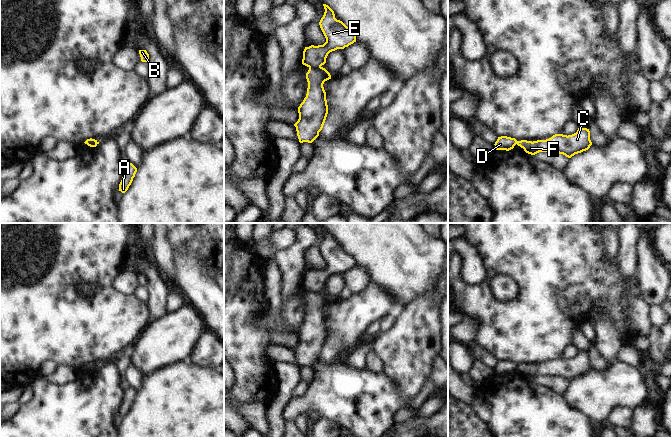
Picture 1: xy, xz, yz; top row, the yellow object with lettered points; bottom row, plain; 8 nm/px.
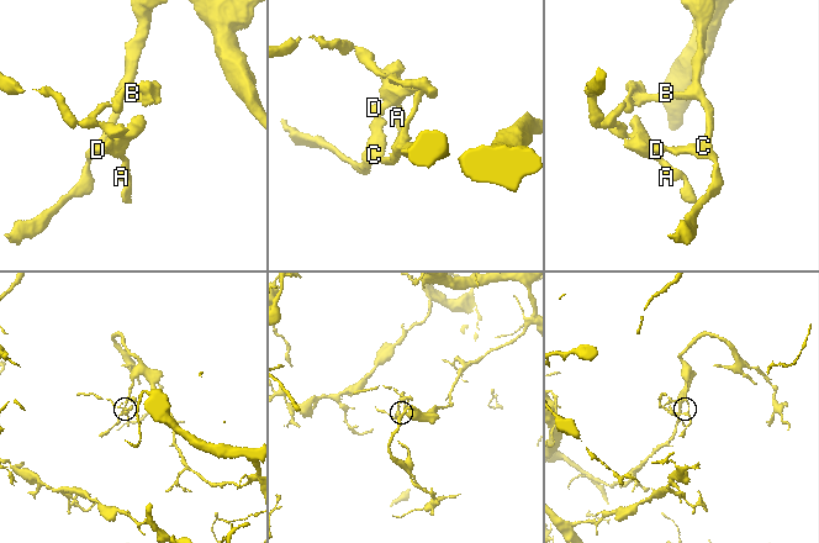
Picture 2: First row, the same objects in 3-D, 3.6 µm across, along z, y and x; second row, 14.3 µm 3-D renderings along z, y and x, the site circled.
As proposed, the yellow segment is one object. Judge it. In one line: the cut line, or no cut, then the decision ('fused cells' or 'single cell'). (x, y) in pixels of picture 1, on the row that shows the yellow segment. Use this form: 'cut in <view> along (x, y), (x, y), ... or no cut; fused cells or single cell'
cut in xz along (320, 66), (309, 68); fused cells

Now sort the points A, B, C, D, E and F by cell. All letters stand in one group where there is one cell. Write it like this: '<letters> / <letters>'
A D E / B C F

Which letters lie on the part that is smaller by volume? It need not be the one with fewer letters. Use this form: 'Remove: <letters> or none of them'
Remove: A, D, E.

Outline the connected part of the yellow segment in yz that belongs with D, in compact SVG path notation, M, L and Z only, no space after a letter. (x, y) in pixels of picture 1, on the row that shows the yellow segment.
M501 136L501 137L498 137L494 145L495 145L496 150L509 151L514 148L517 142L518 141L515 138Z

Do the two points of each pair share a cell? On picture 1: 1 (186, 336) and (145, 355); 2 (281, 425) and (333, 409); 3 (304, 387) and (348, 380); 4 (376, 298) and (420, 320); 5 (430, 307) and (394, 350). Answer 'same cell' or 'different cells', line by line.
1: same cell
2: different cells
3: different cells
4: different cells
5: same cell

